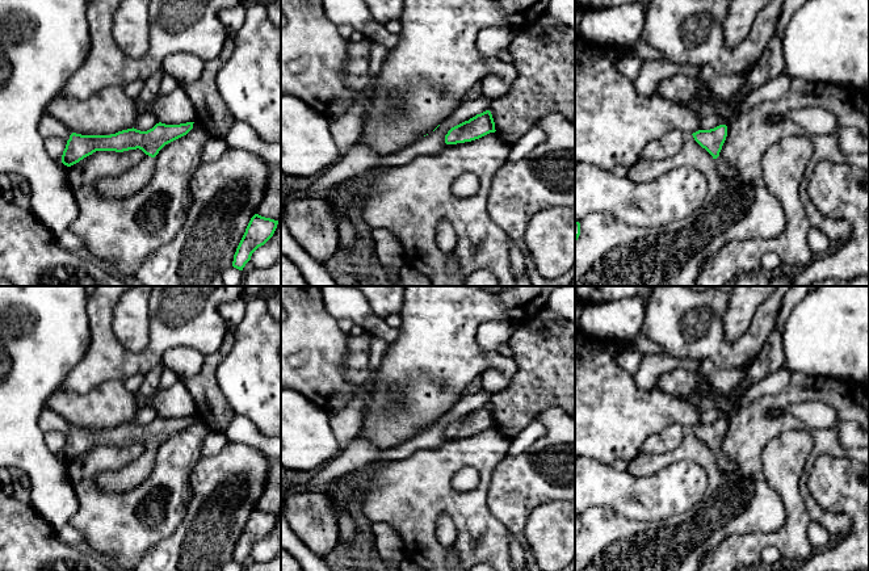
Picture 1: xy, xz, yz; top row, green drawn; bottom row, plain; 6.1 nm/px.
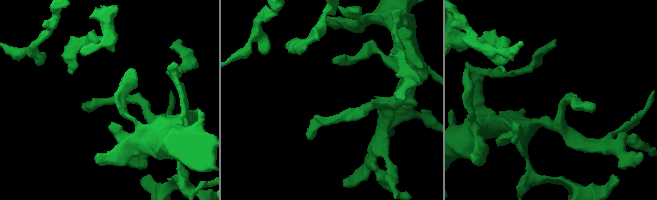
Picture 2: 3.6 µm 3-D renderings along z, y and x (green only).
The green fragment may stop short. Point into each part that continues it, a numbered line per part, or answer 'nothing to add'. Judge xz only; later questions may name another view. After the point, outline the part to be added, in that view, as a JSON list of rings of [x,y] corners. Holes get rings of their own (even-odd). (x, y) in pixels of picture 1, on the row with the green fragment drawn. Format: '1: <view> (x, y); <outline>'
1: xz (359, 158); [[[483,95],[475,100],[463,101],[434,131],[396,154],[378,155],[358,140],[349,147],[339,163],[326,169],[302,196],[314,197],[318,192],[335,188],[375,167],[400,167],[419,155],[437,155],[446,146],[445,135],[452,127],[488,110],[492,101]]]

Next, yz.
1: yz (773, 89); [[[782,72],[780,76],[764,83],[761,87],[755,89],[748,97],[743,101],[739,106],[736,113],[730,118],[723,118],[719,114],[706,116],[700,118],[700,129],[701,130],[710,130],[719,125],[729,125],[736,116],[748,112],[755,105],[763,101],[774,101],[781,98],[789,89],[792,79]]]

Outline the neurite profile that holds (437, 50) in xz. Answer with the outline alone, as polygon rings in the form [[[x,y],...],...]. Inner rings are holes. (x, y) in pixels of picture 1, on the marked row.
[[[404,0],[400,17],[402,32],[399,42],[390,49],[379,71],[379,84],[371,102],[365,104],[364,130],[360,142],[378,155],[391,155],[413,144],[432,133],[459,105],[467,91],[490,75],[505,80],[508,84],[517,76],[512,63],[499,59],[484,59],[477,39],[482,29],[488,26],[511,26],[516,30],[529,26],[547,9],[550,0]]]

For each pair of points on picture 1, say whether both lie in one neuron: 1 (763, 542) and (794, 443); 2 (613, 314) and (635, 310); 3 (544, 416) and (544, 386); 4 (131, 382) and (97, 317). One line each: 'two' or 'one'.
1: one
2: one
3: two
4: two

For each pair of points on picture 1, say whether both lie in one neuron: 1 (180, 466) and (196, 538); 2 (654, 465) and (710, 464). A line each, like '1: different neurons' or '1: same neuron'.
1: different neurons
2: same neuron

